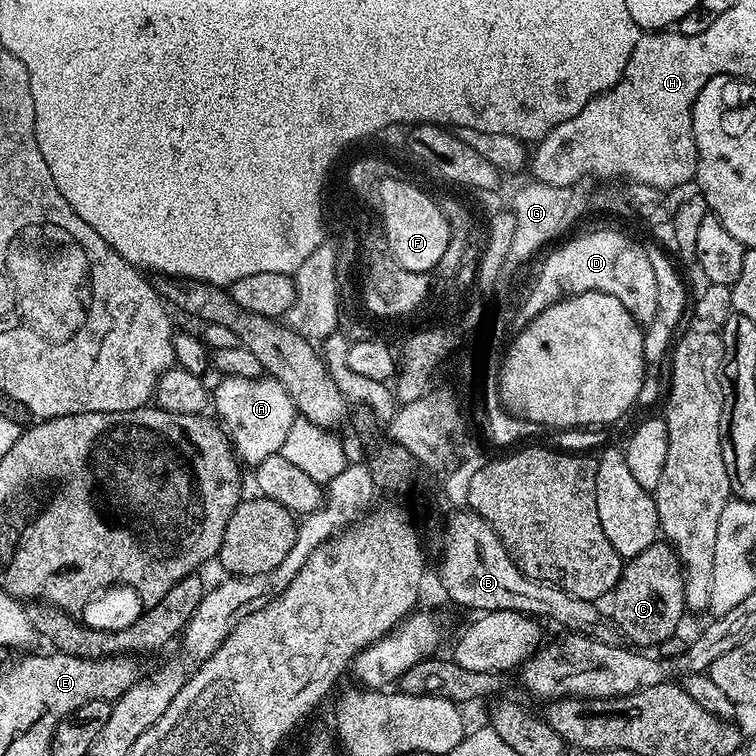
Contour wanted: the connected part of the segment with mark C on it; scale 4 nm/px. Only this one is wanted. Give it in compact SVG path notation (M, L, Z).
M668 542L654 543L642 550L642 554L631 557L621 567L620 581L610 593L610 619L616 625L616 631L629 645L640 650L673 639L680 619L686 615L684 581L684 569L676 549Z

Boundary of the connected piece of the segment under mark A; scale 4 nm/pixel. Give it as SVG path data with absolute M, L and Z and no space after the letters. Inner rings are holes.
M224 376L216 392L211 393L210 404L216 407L215 419L221 420L235 455L249 466L260 464L272 453L279 453L293 423L298 420L296 404L277 380L271 378L242 378Z

